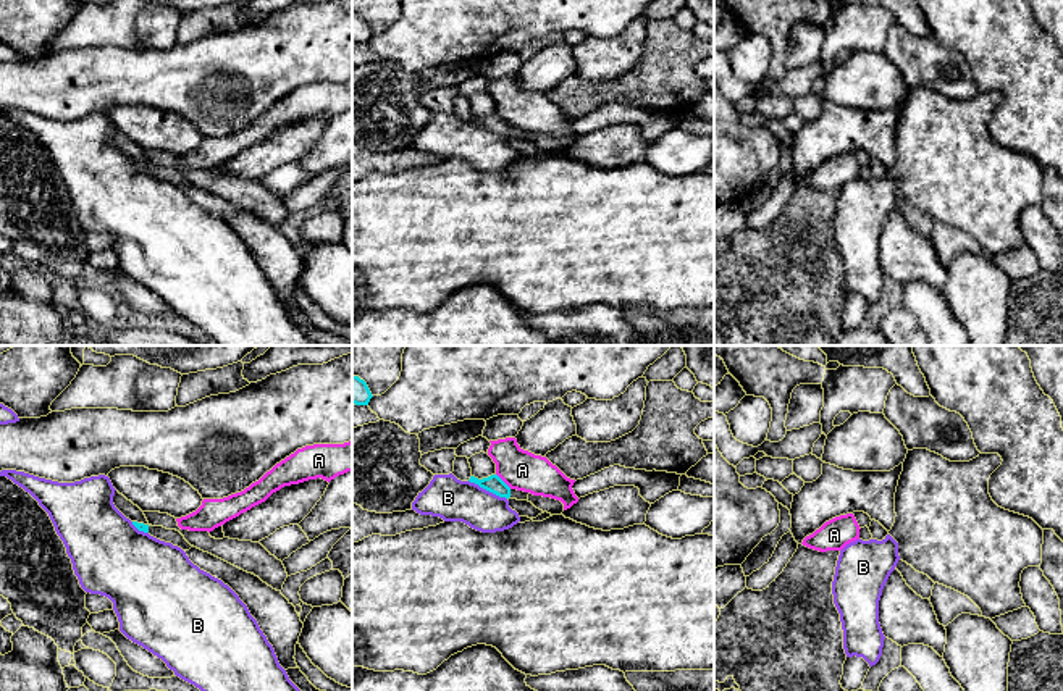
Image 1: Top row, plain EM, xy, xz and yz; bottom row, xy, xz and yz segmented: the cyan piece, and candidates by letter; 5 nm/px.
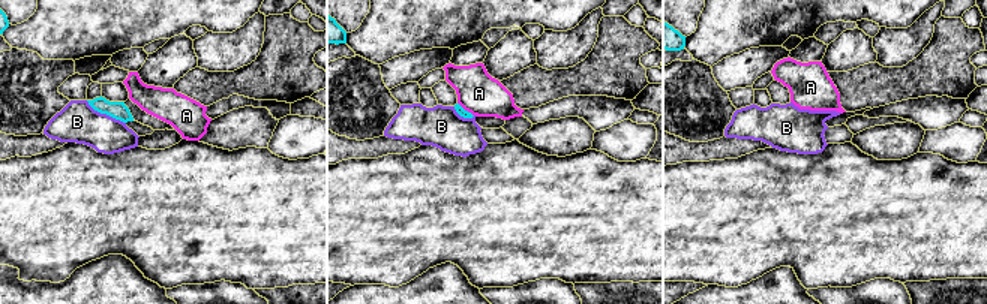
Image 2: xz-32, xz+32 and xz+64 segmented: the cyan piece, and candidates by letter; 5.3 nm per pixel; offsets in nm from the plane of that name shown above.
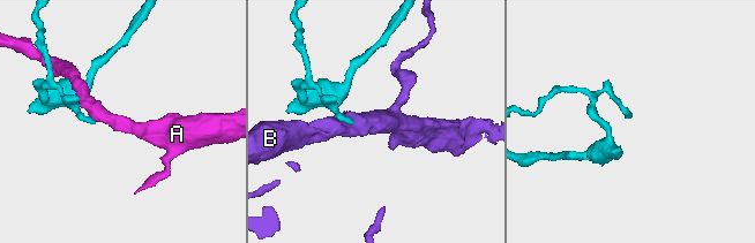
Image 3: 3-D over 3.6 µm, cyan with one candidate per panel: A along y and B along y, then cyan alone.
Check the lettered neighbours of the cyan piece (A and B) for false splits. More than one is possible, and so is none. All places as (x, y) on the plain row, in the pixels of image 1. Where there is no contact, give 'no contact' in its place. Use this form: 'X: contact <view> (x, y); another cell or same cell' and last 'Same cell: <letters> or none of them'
A: contact xz (503, 120); another cell
B: contact xz (488, 128); another cell
Same cell: none of them

